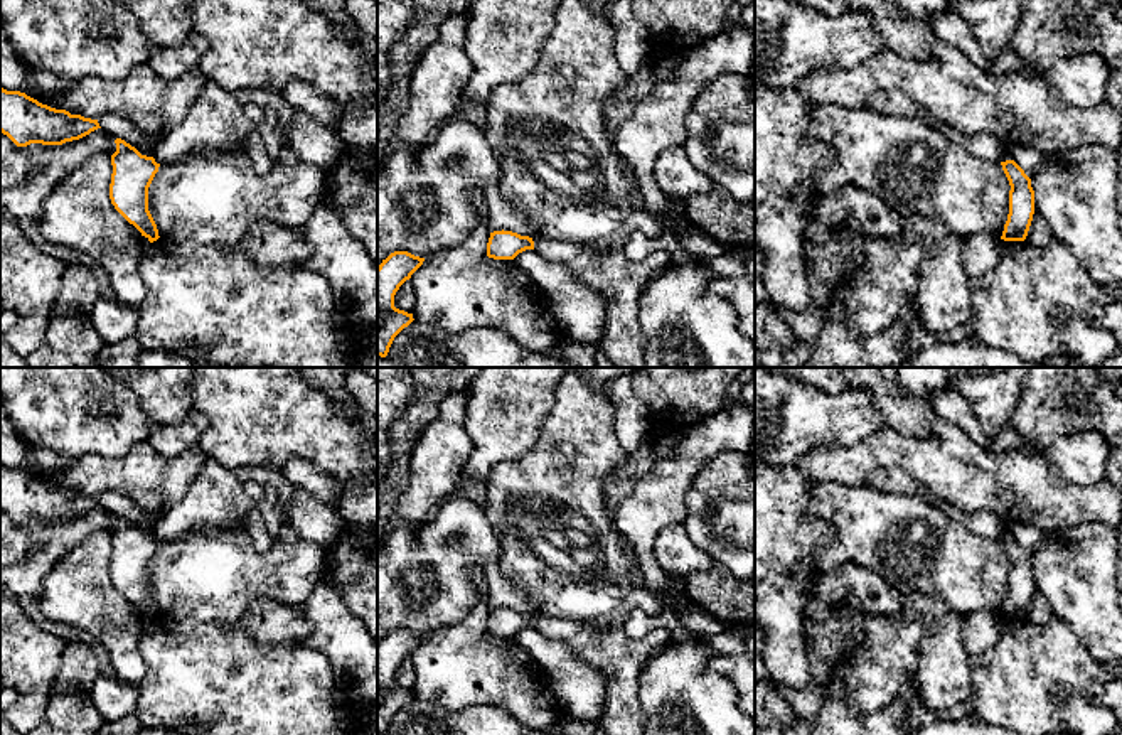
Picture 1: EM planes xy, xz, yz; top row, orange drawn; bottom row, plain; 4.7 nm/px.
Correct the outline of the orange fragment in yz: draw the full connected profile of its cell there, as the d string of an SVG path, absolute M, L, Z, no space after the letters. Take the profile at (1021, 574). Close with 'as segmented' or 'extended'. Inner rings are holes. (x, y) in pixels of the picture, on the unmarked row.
M1014 538L1001 539L1001 543L1011 563L1009 592L1001 617L1024 619L1034 592L1031 556Z | as segmented

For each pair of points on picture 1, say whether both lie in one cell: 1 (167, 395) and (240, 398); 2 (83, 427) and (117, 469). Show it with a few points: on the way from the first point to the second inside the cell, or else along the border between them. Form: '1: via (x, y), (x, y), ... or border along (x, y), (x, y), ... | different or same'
1: border along (191, 385), (194, 407) | different
2: border along (144, 442), (122, 457), (85, 454), (74, 461) | different

